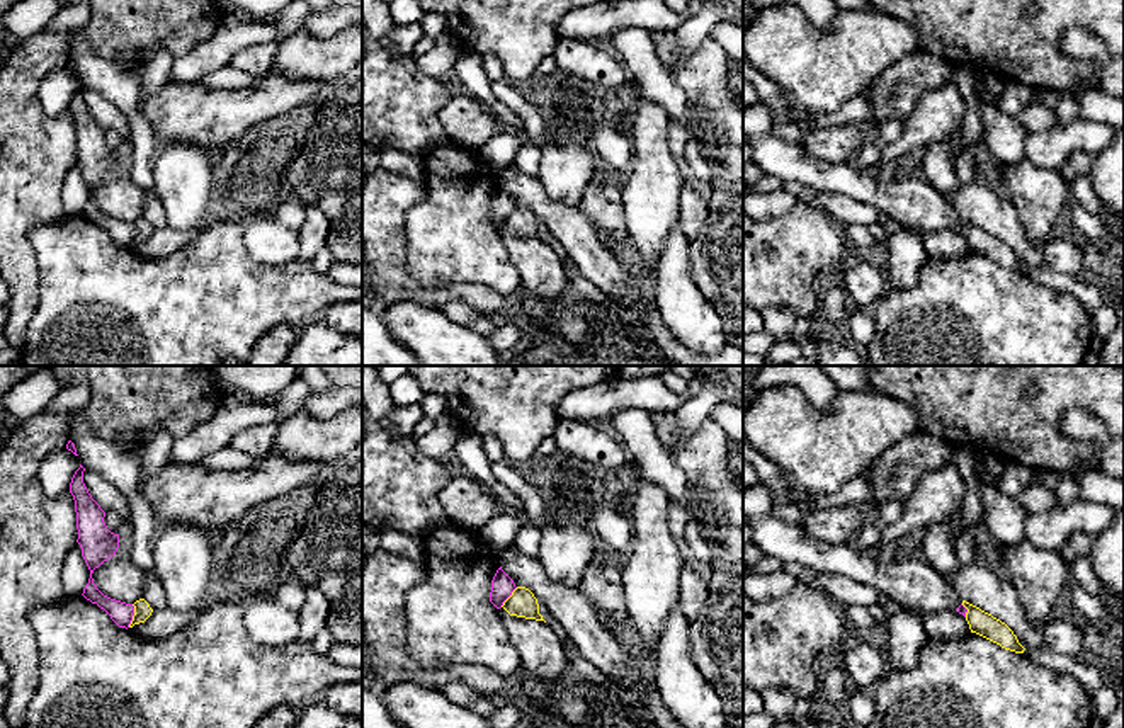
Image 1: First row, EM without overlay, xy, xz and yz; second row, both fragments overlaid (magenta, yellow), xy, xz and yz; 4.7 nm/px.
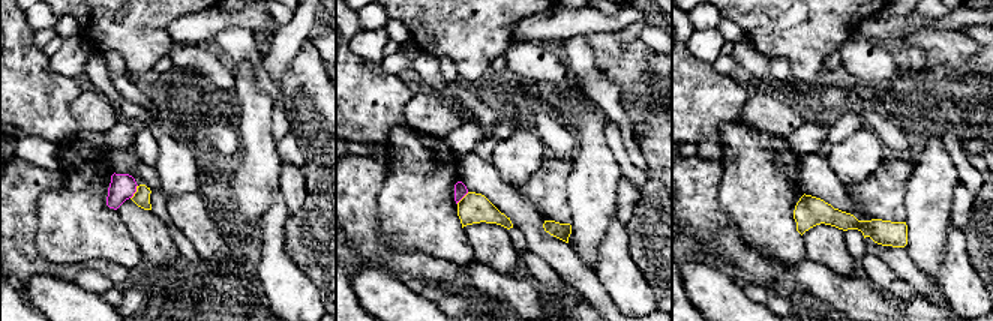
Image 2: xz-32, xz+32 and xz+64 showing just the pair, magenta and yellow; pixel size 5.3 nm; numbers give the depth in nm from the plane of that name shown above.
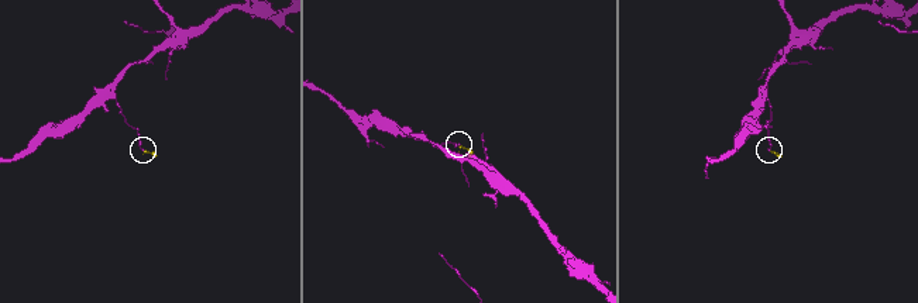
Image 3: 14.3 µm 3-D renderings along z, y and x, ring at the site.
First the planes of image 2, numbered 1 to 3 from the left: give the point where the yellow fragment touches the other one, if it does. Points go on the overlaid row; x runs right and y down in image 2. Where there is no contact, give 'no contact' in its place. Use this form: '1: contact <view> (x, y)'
1: contact xz-32 (134, 192)
2: contact xz+32 (462, 197)
3: no contact

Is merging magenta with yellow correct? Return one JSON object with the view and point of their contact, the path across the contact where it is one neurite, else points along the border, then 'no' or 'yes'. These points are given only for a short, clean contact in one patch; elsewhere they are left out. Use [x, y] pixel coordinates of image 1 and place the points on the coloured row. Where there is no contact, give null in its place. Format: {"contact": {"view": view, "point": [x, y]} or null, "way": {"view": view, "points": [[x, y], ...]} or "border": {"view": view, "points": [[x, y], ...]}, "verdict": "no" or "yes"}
{"contact": {"view": "xy", "point": [133, 614]}, "border": {"view": "xy", "points": [[133, 604], [133, 619], [128, 626]]}, "verdict": "no"}

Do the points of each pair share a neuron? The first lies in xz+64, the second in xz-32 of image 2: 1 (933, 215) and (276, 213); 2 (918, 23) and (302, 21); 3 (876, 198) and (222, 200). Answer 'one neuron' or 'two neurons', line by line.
1: two neurons
2: two neurons
3: one neuron

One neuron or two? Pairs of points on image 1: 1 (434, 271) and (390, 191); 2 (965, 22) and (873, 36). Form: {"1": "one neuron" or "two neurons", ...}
{"1": "two neurons", "2": "two neurons"}

